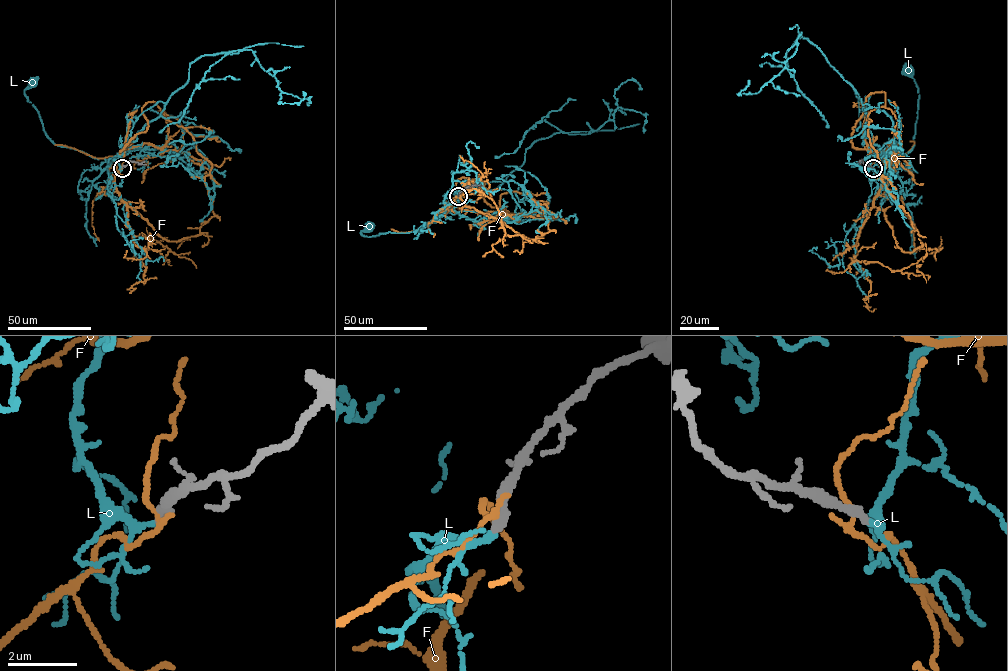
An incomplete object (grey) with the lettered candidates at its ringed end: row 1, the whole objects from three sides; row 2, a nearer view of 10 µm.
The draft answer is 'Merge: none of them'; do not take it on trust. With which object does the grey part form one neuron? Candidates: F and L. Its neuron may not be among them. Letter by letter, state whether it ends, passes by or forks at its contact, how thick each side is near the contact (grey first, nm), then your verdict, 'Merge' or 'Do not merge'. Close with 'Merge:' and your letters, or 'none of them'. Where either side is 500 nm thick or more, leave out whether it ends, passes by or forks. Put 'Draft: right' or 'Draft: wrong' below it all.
F: It passes by. Thickness 360 nm (grey) against 120 nm. Do not merge
L: It passes by. Thickness 280 nm (grey) against 160 nm. Merge
Merge: L
Draft: wrong

